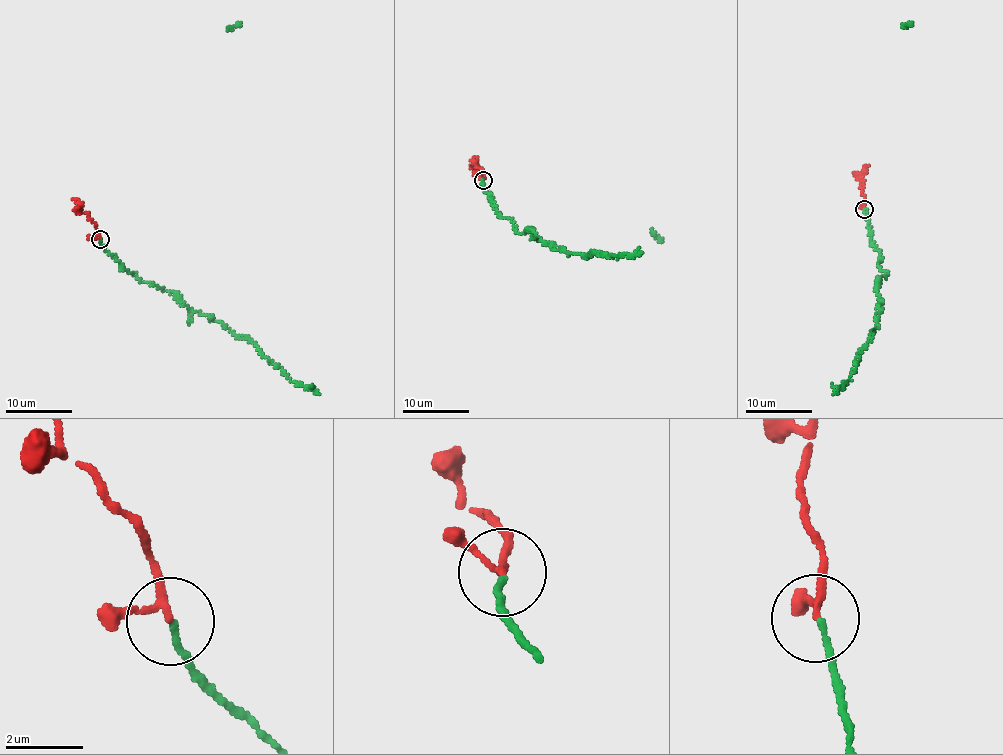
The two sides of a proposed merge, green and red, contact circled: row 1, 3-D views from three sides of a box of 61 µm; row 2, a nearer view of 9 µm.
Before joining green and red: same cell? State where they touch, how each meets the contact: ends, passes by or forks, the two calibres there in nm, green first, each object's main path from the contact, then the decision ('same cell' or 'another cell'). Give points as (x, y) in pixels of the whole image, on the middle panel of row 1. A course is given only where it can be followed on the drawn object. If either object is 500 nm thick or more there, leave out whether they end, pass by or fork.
at (483, 180); green ends there; red passes by; 150 nm thick on the green side, 150 nm on the other; green runs (483, 180), (502, 218), (511, 219), (517, 234), (534, 230), (542, 242), (571, 254), (642, 252); red runs (483, 180), (483, 172), (470, 168); same cell

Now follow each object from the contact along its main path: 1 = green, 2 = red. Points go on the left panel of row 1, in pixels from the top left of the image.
1: (101, 239), (103, 249), (143, 281), (176, 294), (236, 337), (247, 336), (289, 379), (320, 395)
2: (101, 239), (93, 220), (72, 198)

